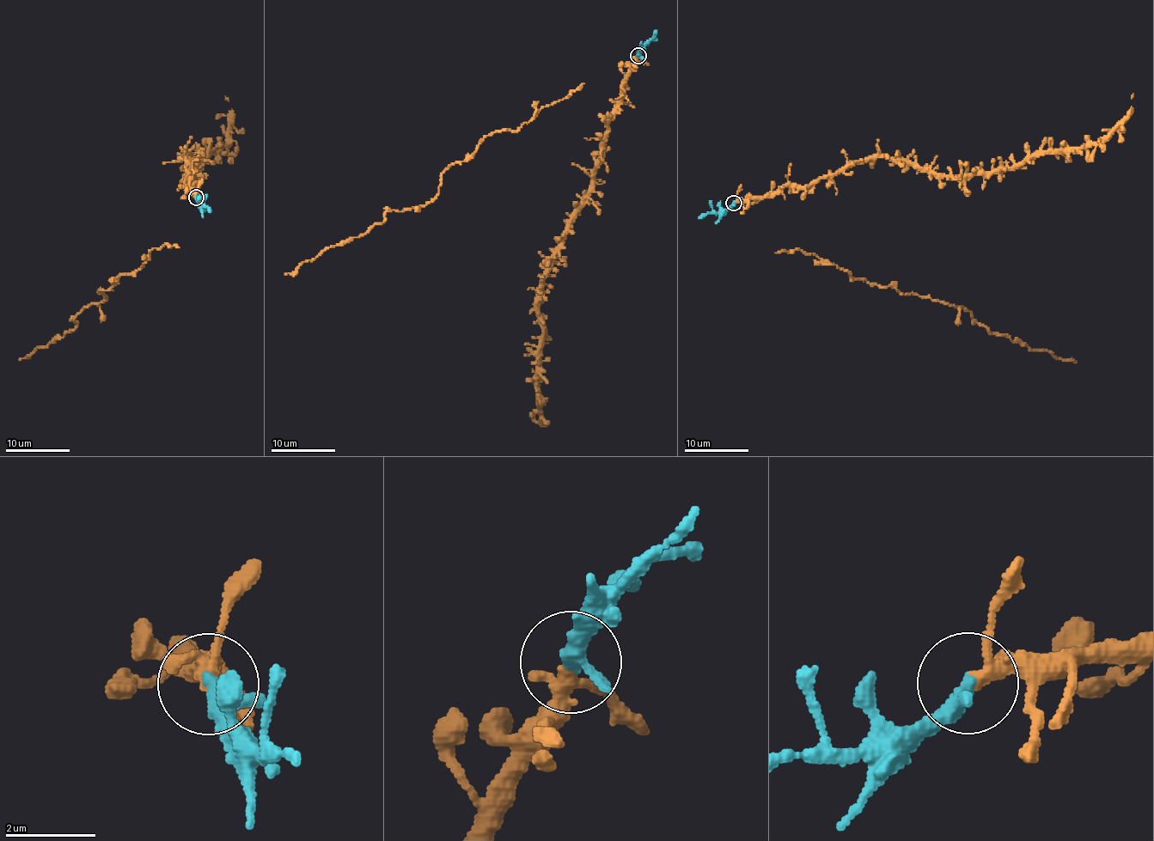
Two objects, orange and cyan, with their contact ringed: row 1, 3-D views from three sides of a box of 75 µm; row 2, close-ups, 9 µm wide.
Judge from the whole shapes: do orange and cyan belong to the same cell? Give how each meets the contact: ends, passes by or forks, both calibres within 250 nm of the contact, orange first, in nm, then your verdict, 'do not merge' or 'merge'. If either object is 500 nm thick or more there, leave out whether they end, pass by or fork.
orange forks | cyan passes by | 180/240 nm | merge

